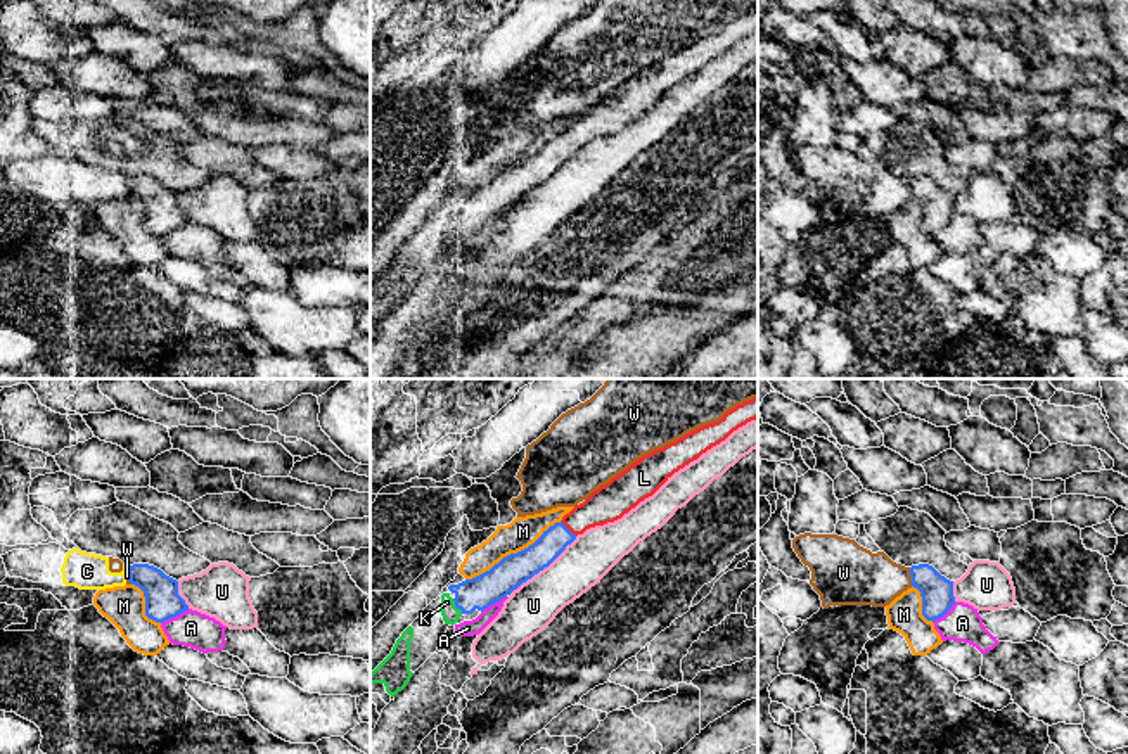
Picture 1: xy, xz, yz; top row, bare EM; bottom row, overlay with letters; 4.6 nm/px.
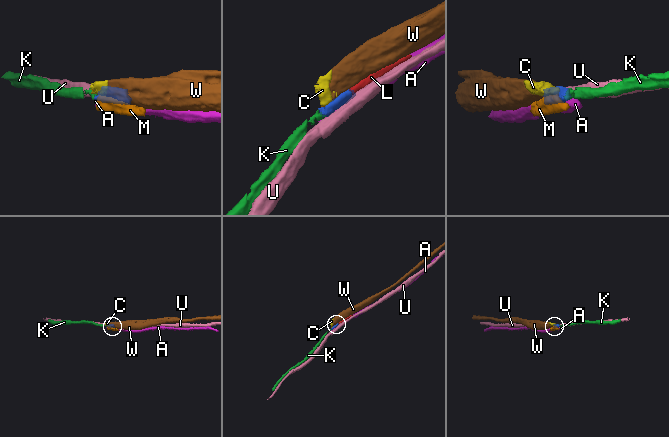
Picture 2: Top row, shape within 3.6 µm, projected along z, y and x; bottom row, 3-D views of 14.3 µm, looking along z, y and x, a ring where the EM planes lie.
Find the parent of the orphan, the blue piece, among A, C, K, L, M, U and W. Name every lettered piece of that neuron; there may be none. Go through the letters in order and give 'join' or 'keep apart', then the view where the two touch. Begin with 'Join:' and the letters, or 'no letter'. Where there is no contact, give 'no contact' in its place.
Join: K, L
A: keep apart | xy
C: keep apart | xy
K: join | xz
L: join | xz
M: keep apart | xz
U: keep apart | xz
W: keep apart | yz

